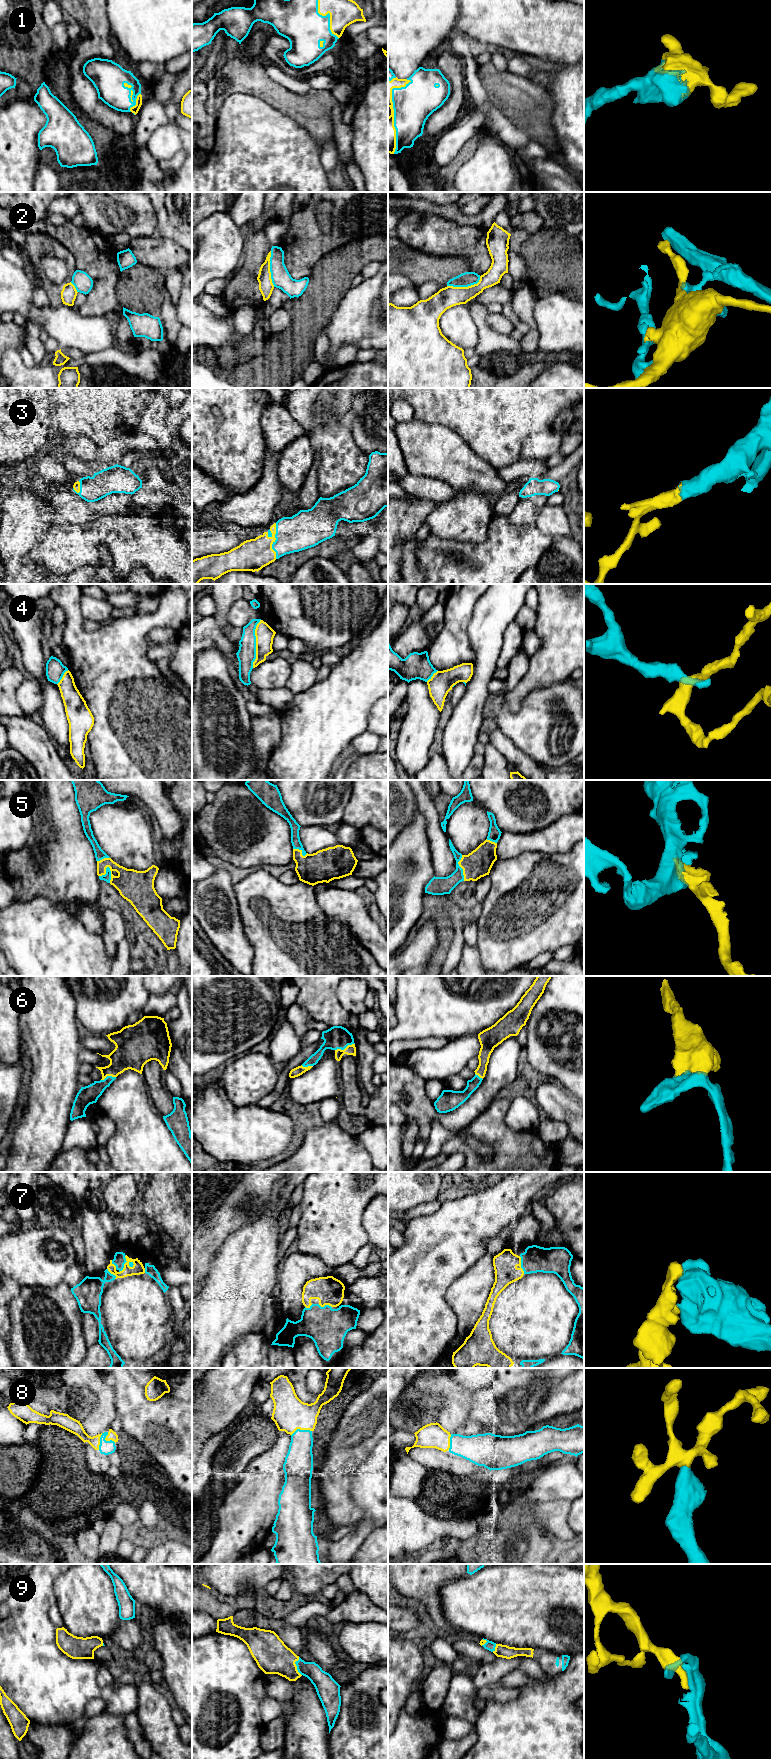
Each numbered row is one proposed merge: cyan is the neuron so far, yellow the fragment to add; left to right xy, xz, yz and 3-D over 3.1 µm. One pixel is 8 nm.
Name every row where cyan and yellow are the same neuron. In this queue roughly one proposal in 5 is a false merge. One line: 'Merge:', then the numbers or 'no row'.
Merge: 1, 3, 5, 6, 7, 8, 9

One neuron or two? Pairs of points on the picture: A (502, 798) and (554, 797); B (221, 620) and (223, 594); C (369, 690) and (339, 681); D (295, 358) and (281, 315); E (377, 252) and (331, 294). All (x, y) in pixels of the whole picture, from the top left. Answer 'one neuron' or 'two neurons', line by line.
A: one neuron
B: one neuron
C: one neuron
D: two neurons
E: one neuron

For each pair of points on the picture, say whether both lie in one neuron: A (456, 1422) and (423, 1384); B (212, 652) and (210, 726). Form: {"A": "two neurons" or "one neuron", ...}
{"A": "one neuron", "B": "one neuron"}

